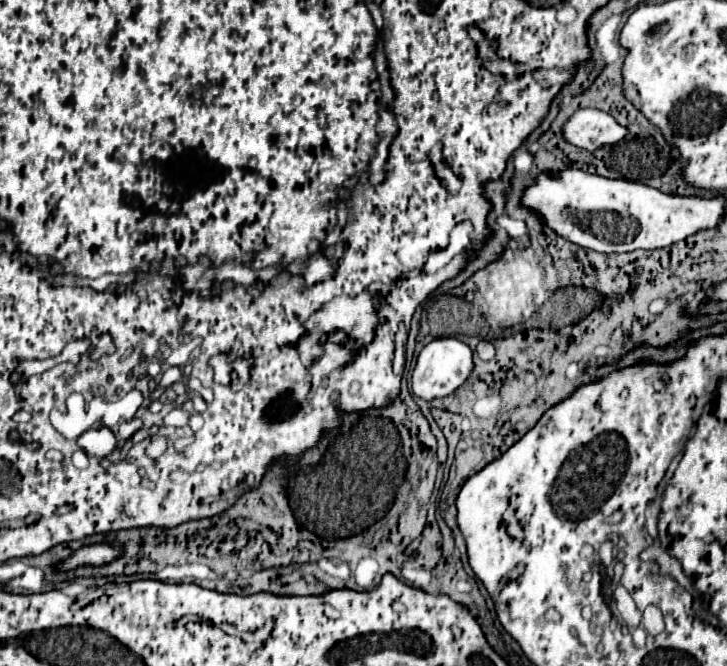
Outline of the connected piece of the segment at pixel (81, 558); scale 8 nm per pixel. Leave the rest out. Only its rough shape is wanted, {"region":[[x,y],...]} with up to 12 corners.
{"region":[[109,544],[79,548],[59,564],[71,570],[79,564],[101,566],[121,554]]}

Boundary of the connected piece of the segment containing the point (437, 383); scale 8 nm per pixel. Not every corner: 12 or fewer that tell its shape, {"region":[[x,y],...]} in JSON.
{"region":[[455,338],[421,350],[413,394],[429,402],[467,380],[473,350]]}

